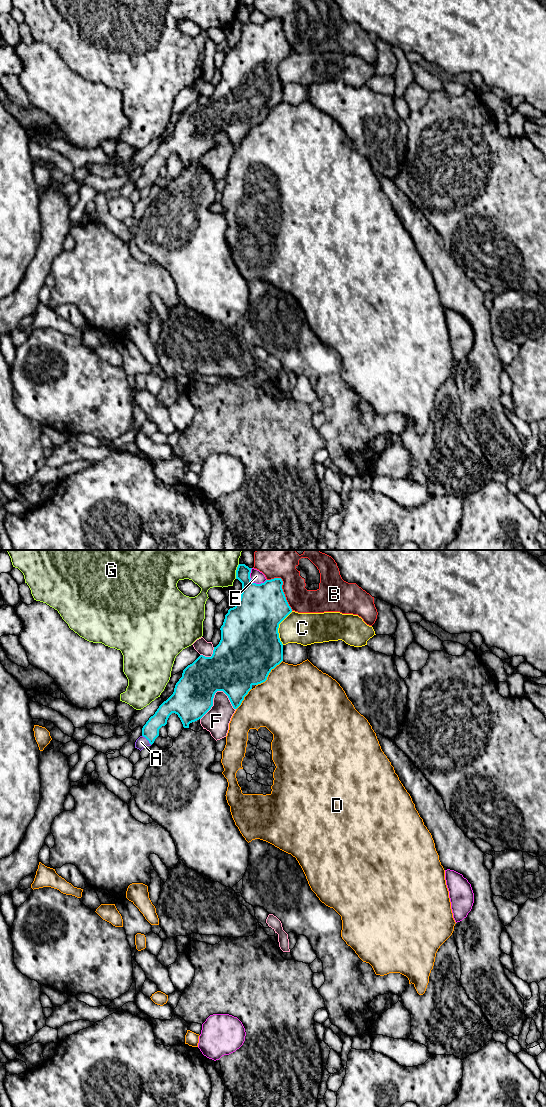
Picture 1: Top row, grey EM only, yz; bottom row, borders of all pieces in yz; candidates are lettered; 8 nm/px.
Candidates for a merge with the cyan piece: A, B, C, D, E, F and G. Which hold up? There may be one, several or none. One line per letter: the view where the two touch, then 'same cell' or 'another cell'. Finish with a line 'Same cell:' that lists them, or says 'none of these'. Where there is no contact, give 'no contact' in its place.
A: meets cyan in yz; same cell
B: meets cyan in yz; another cell
C: meets cyan in yz; another cell
D: meets cyan in yz; another cell
E: meets cyan in yz; another cell
F: meets cyan in yz; another cell
G: meets cyan in yz; another cell
Same cell: A

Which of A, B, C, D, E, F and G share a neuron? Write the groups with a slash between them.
A / B / C / D / E / F / G

